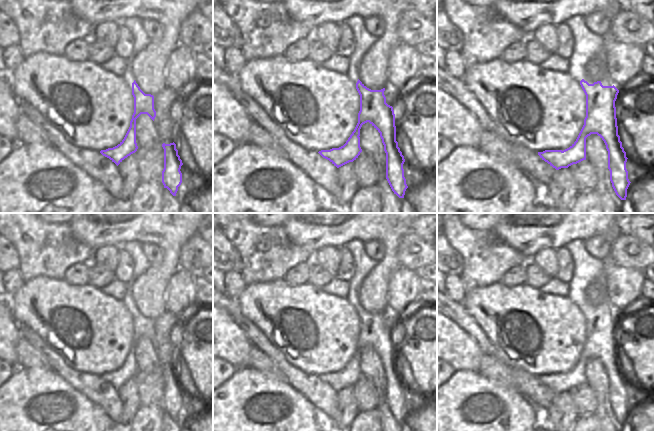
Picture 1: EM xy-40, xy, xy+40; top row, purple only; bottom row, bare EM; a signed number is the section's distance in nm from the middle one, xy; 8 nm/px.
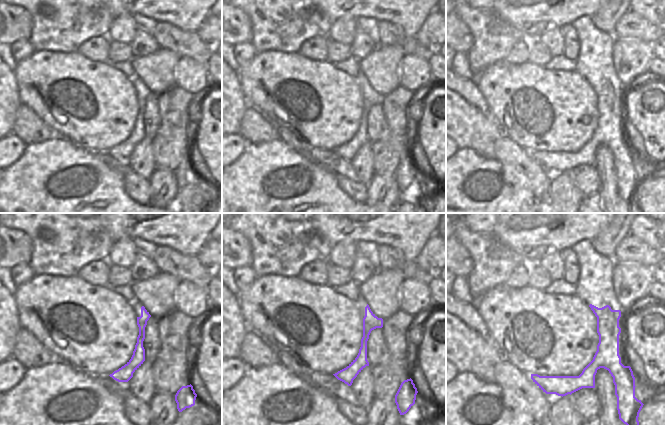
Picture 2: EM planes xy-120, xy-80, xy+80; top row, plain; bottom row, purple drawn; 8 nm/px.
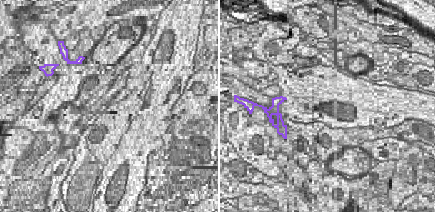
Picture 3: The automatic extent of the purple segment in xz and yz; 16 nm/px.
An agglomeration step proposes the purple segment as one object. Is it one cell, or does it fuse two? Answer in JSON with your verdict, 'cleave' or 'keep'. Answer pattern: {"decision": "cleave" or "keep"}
{"decision": "cleave"}

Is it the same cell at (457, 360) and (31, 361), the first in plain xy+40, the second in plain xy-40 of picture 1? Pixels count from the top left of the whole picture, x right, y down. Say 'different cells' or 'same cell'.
different cells

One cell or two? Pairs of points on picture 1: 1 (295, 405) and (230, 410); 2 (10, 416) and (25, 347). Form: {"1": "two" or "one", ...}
{"1": "one", "2": "two"}

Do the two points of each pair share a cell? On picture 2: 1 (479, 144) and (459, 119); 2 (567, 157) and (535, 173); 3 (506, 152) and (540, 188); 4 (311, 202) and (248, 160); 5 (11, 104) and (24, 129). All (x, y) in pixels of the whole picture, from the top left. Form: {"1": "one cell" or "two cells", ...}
{"1": "two cells", "2": "one cell", "3": "one cell", "4": "one cell", "5": "two cells"}

